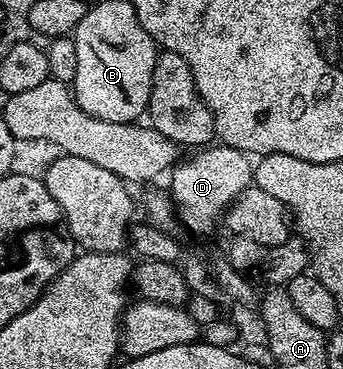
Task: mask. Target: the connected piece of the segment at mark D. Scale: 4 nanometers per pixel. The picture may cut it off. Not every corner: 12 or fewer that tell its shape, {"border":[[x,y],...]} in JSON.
{"border":[[222,143],[184,157],[168,177],[178,221],[211,231],[255,164]]}

